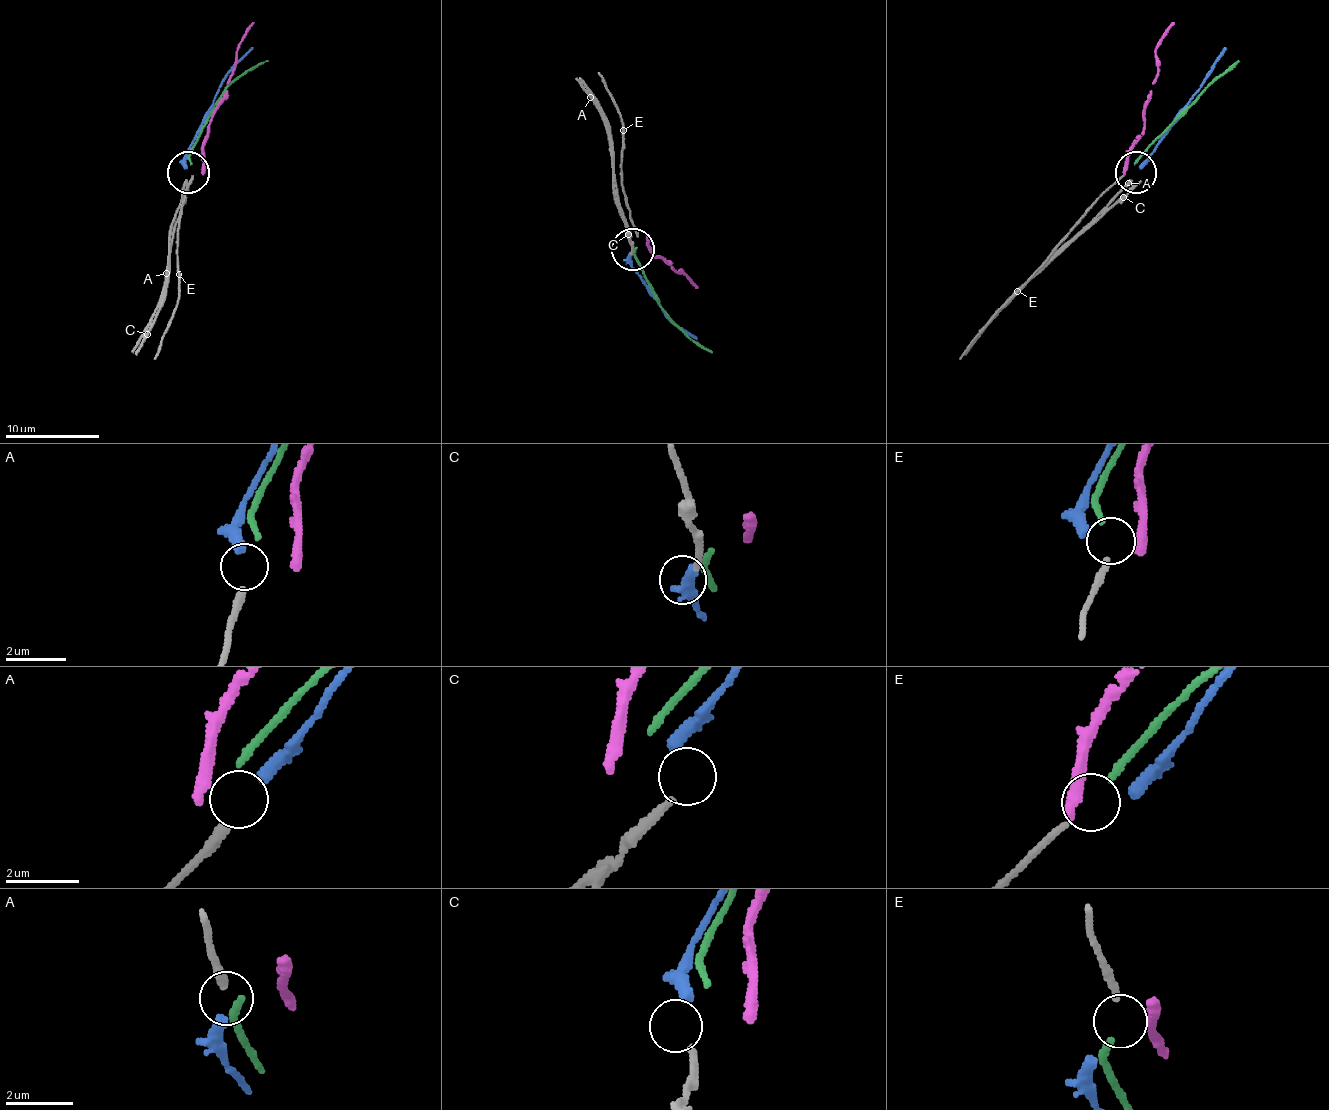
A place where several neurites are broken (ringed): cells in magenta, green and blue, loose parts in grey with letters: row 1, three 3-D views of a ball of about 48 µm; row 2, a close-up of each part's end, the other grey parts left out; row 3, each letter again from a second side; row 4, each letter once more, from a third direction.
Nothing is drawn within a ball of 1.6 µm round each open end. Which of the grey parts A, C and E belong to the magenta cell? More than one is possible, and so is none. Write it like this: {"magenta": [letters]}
{"magenta": []}

